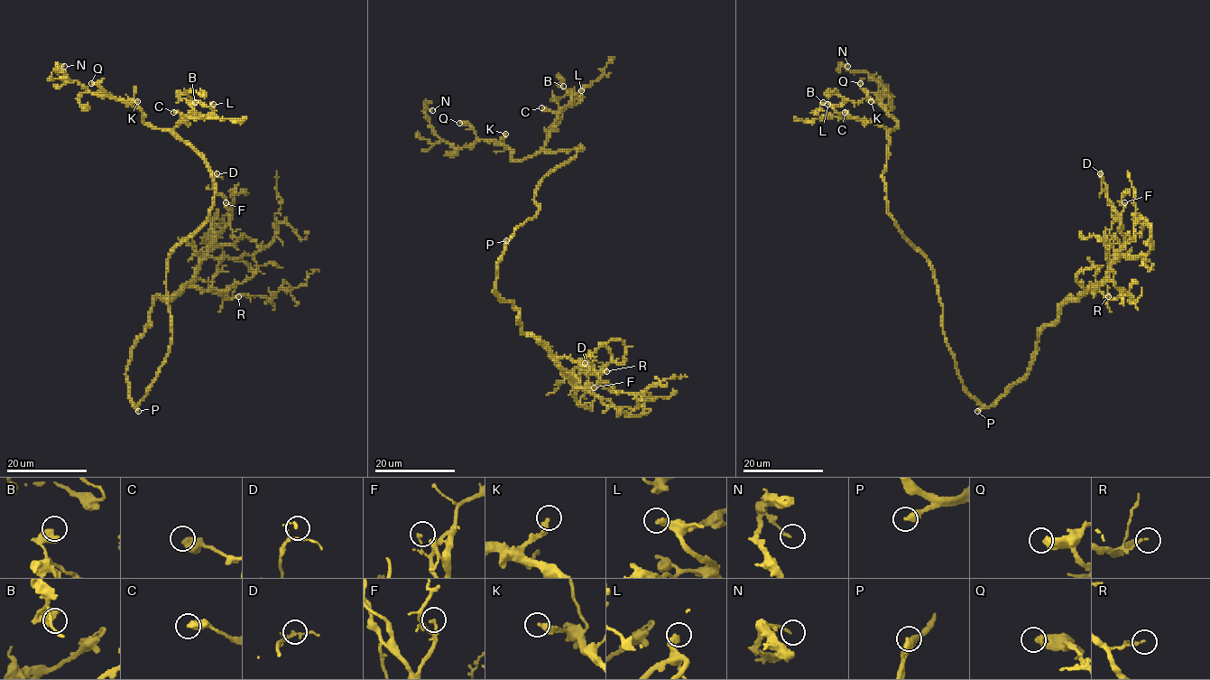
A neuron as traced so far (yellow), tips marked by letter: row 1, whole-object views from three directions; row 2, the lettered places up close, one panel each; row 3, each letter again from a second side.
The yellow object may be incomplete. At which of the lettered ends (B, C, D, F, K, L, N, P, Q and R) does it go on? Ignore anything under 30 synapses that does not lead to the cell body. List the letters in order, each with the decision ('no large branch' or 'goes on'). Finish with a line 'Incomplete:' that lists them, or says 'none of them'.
B: no large branch
C: no large branch
D: no large branch
F: no large branch
K: no large branch
L: no large branch
N: no large branch
P: goes on
Q: no large branch
R: no large branch
Incomplete: P

